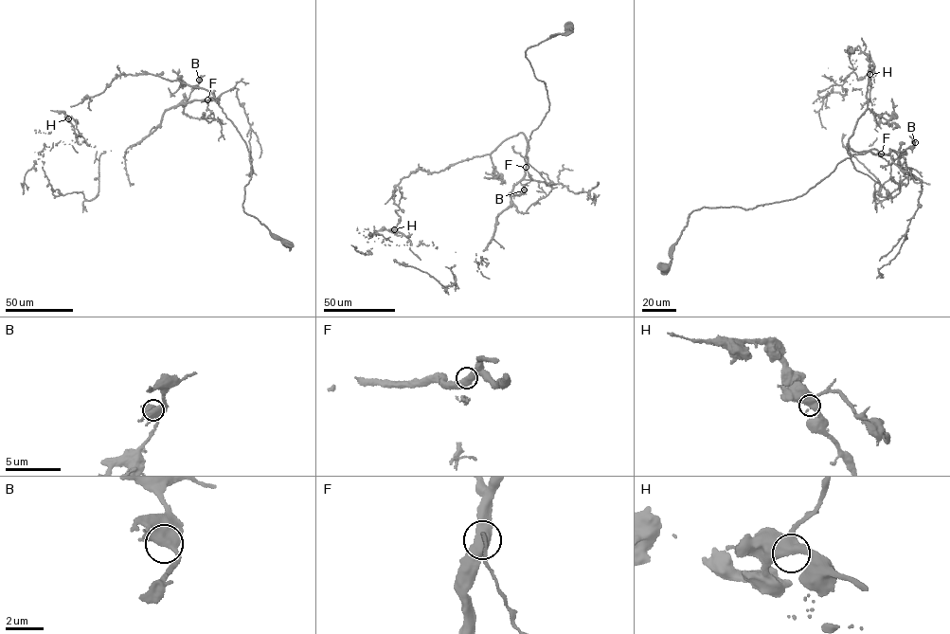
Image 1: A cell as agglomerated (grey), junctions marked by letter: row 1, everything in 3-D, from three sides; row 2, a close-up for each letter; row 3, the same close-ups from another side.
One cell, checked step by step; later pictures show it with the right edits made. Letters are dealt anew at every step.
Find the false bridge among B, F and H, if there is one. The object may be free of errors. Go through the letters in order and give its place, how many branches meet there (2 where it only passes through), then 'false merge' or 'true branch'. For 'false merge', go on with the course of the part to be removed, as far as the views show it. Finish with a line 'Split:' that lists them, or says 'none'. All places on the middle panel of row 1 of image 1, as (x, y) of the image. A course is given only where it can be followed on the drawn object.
B: place (524, 190); branches 2; true branch
F: place (526, 167); branches 2; true branch
H: place (394, 229); branches 2; true branch
Split: none

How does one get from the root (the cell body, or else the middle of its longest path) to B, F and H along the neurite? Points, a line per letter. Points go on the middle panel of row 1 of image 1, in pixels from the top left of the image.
B: (569, 29), (525, 51), (534, 76), (545, 83), (549, 104), (530, 135), (525, 172), (512, 194), (524, 190)
F: (569, 29), (525, 51), (534, 76), (545, 83), (549, 103), (541, 124), (530, 135), (526, 167)
H: (569, 29), (525, 51), (549, 103), (528, 150), (521, 133), (418, 168), (385, 204), (394, 229)

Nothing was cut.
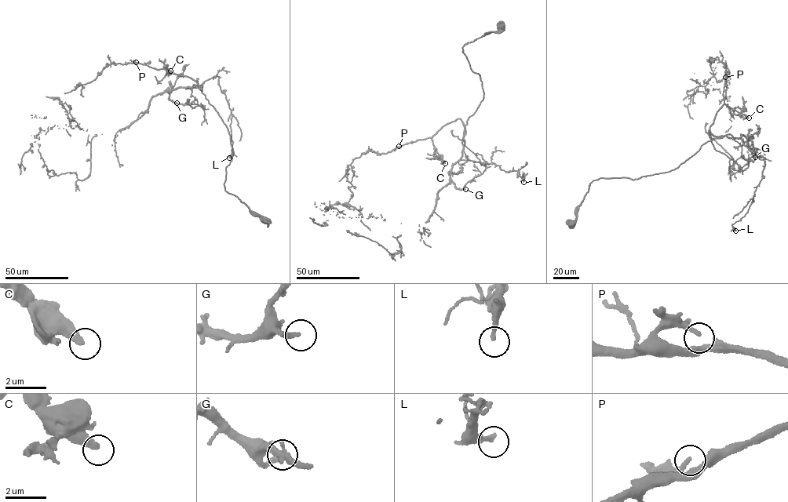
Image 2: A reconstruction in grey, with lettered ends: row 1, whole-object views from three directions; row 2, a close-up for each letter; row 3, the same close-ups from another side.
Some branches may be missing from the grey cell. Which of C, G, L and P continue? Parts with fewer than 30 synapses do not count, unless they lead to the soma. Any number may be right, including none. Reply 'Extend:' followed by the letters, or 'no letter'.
Extend: G

